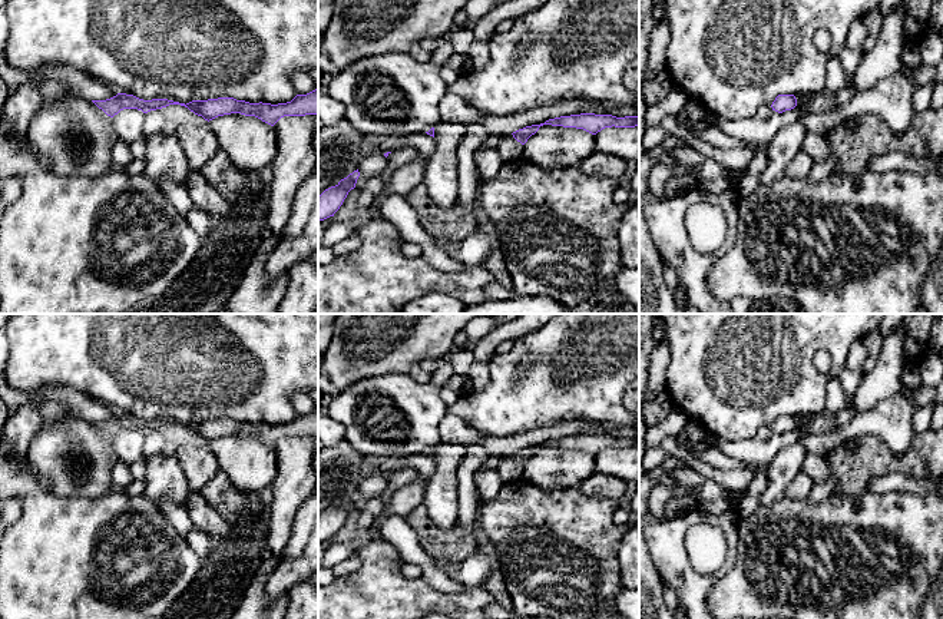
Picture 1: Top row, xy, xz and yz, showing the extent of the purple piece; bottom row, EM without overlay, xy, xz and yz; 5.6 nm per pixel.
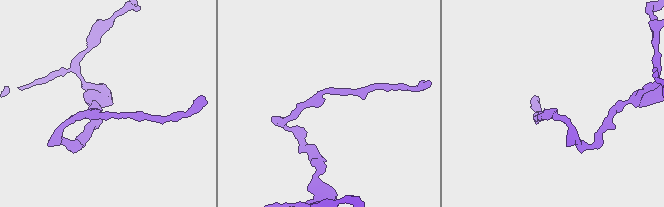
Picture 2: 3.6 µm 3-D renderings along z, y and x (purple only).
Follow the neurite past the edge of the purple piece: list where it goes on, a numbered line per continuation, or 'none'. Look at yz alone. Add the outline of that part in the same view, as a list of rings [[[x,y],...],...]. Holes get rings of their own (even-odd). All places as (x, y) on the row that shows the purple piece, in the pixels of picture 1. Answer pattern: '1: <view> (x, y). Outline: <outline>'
none

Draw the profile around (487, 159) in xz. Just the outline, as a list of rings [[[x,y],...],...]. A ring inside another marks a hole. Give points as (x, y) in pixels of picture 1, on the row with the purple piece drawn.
[[[480,145],[474,152],[474,160],[482,182],[493,179],[503,163],[497,148],[484,148],[483,145]]]

